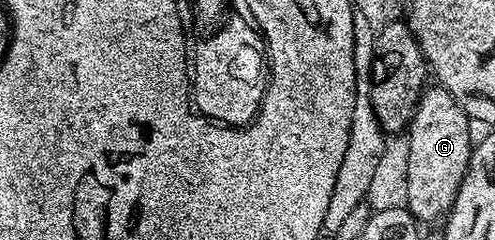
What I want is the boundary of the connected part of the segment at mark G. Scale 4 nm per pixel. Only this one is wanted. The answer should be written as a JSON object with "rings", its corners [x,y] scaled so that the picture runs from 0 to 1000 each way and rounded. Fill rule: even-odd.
{"rings":[[[885,346],[857,367],[818,554],[818,575],[822,571],[818,767],[826,779],[820,867],[836,896],[840,925],[879,921],[885,904],[889,917],[911,883],[949,675],[956,617],[952,533],[956,533],[952,492],[927,442],[923,413],[907,396],[903,371]]]}

